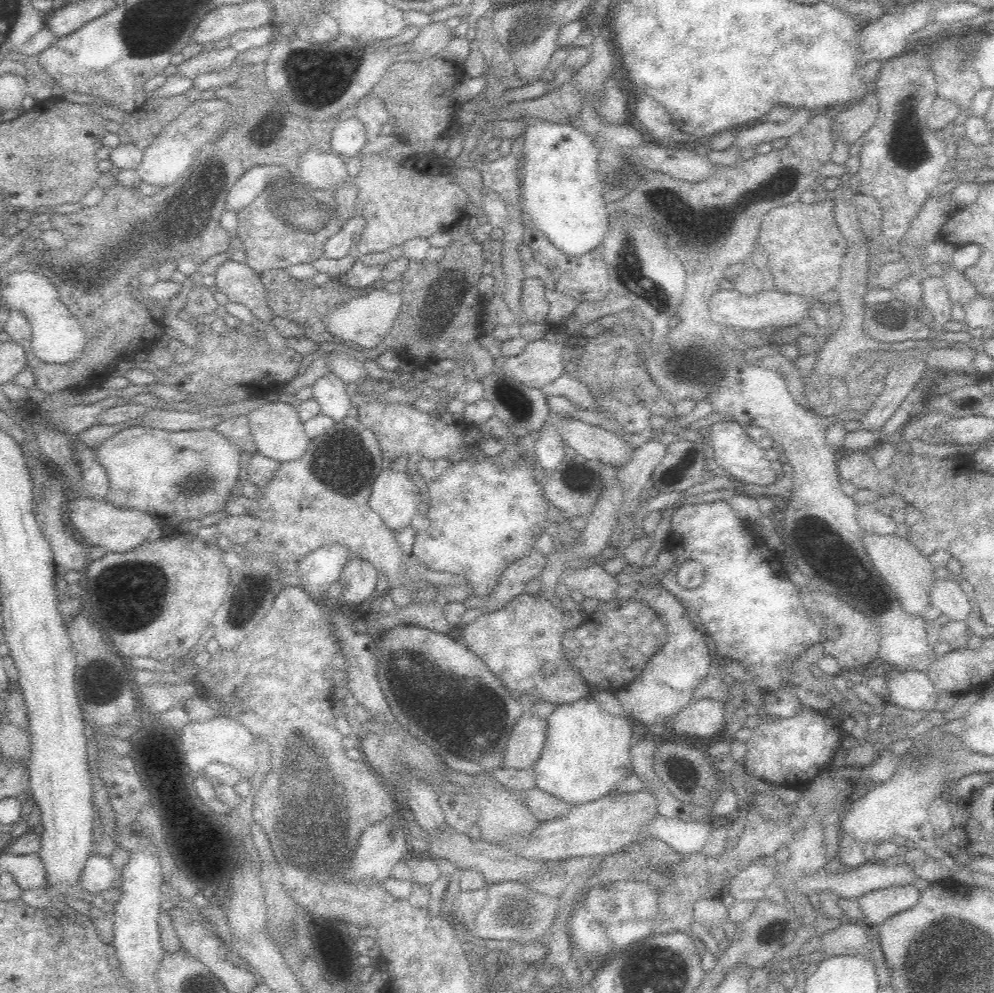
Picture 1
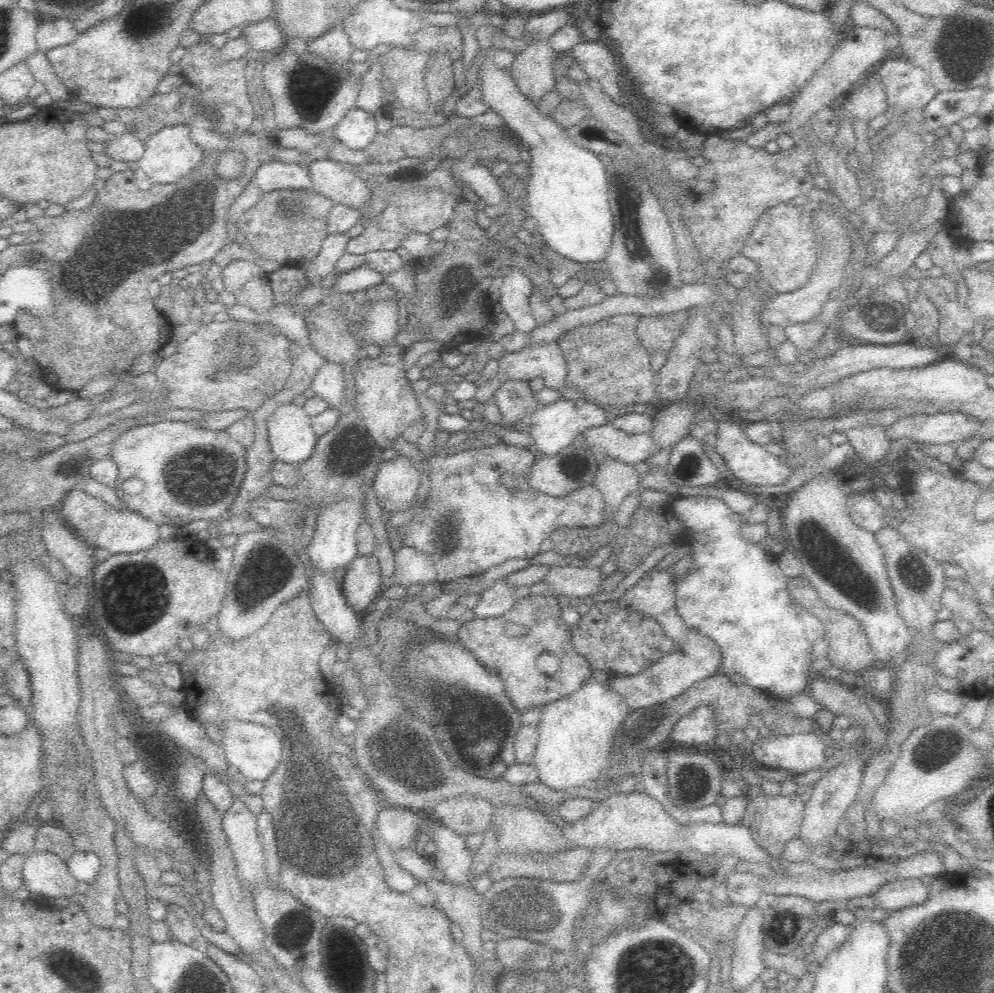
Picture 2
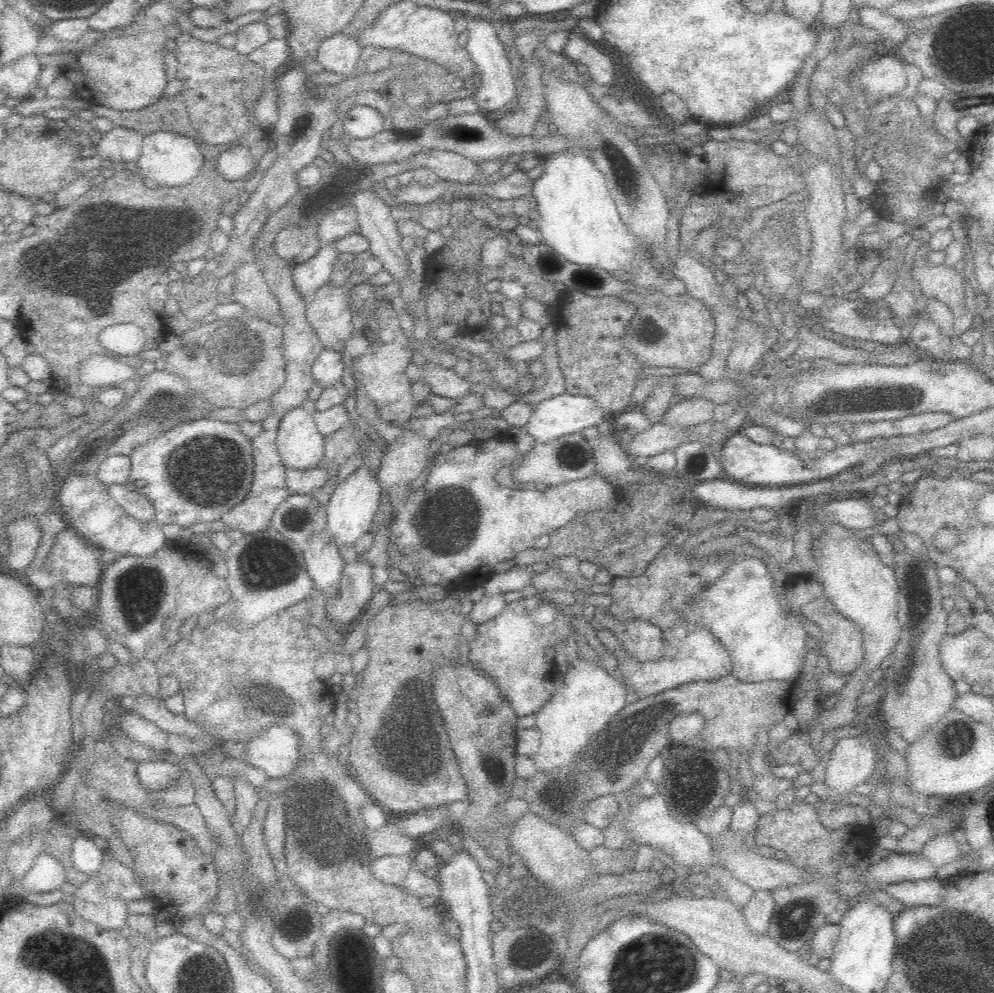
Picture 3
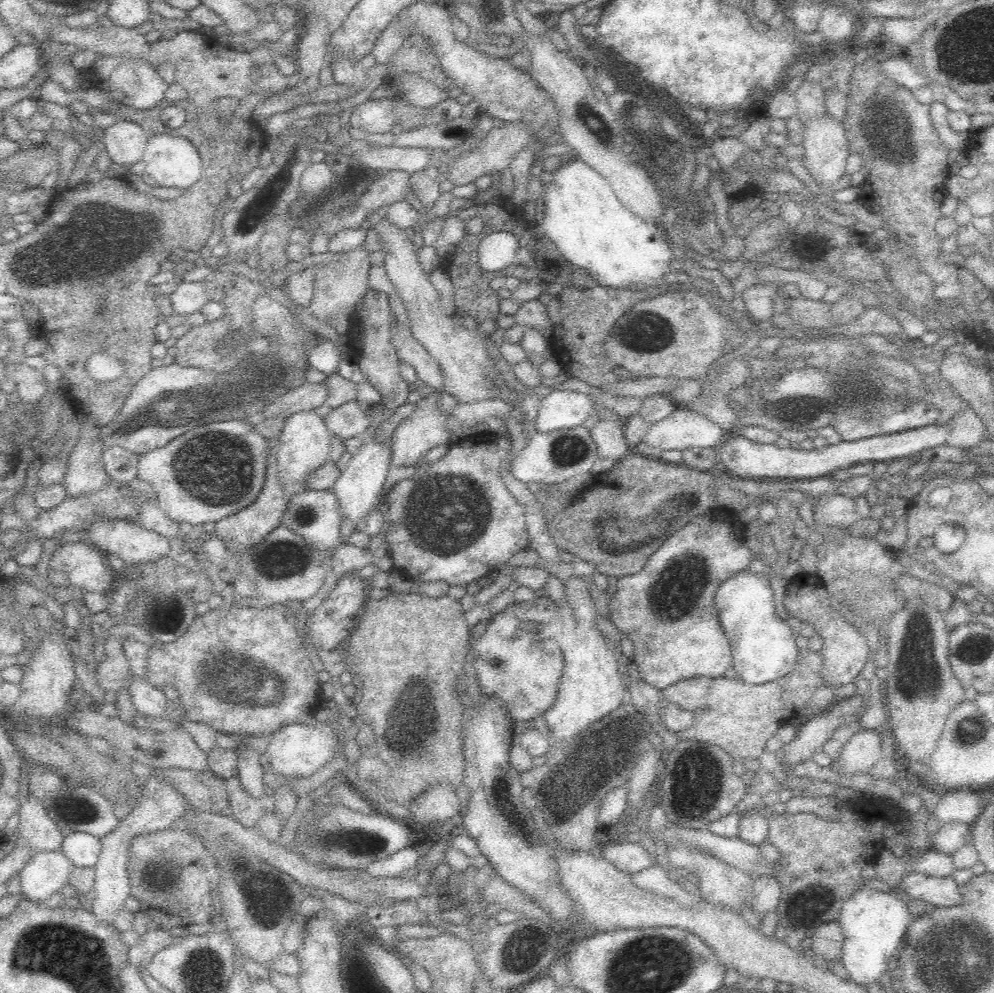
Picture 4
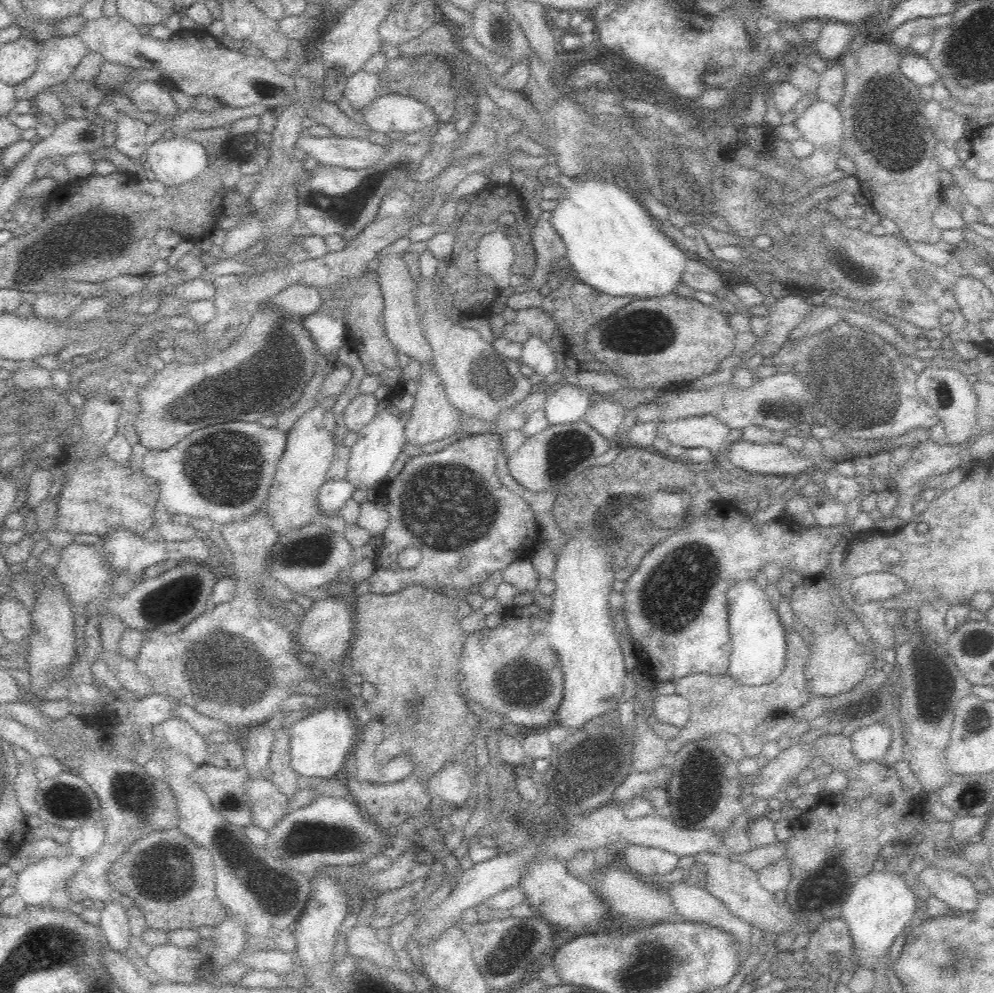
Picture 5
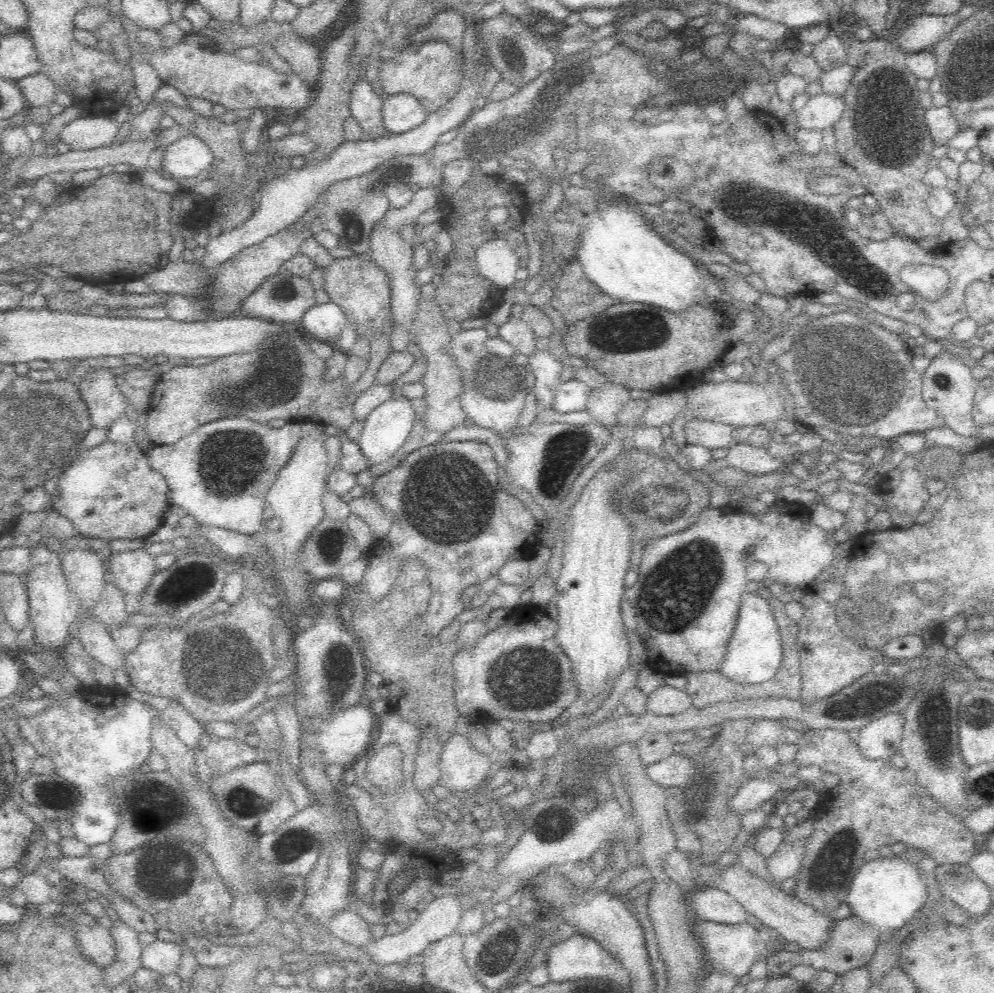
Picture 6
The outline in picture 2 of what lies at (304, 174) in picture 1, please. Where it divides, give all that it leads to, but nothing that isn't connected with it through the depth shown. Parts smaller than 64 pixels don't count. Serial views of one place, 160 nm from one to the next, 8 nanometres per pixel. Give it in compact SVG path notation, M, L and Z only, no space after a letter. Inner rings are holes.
M315 160L308 163L310 190L334 203L362 210L370 200L368 177L359 177L347 164L336 160Z

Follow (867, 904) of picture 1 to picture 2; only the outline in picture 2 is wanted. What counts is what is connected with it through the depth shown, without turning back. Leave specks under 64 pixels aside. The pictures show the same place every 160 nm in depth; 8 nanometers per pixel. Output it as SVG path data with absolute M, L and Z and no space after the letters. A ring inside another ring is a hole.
M893 878L882 884L872 895L876 905L889 913L917 906L928 898L927 880Z

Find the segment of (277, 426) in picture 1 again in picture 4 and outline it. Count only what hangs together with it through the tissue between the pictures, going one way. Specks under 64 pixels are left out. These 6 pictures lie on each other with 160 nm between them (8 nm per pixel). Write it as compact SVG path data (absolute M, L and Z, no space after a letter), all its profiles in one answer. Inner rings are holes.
M314 409L296 412L288 416L285 423L282 430L276 432L276 457L280 481L287 488L284 493L290 502L298 494L306 491L306 478L329 459L334 436L327 430L325 421L314 412Z

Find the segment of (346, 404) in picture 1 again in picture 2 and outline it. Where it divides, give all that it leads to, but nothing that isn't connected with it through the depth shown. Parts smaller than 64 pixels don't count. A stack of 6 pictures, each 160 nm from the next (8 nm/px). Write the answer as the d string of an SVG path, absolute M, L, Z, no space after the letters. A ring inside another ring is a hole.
M324 361L320 365L319 371L315 374L315 379L310 388L320 398L326 399L330 407L339 407L346 398L346 384L343 366Z

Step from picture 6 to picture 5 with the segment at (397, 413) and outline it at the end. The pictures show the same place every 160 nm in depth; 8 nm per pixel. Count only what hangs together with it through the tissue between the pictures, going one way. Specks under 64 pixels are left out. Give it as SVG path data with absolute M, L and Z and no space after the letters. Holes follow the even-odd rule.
M383 409L376 413L371 422L368 422L358 433L358 440L349 455L347 476L345 477L355 490L369 491L369 487L380 487L387 479L400 452L403 452L405 443L405 427L407 419L400 412L394 415Z

